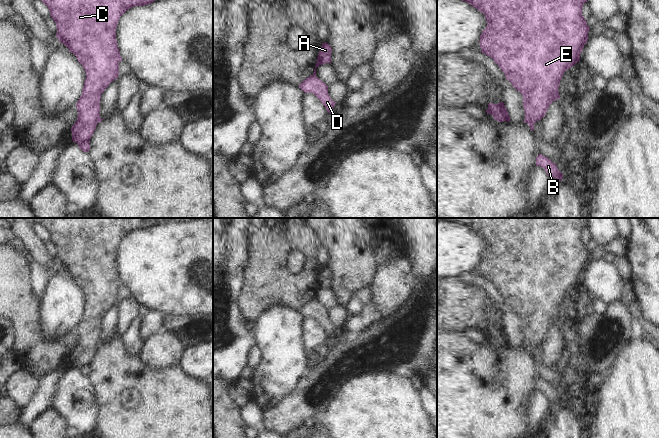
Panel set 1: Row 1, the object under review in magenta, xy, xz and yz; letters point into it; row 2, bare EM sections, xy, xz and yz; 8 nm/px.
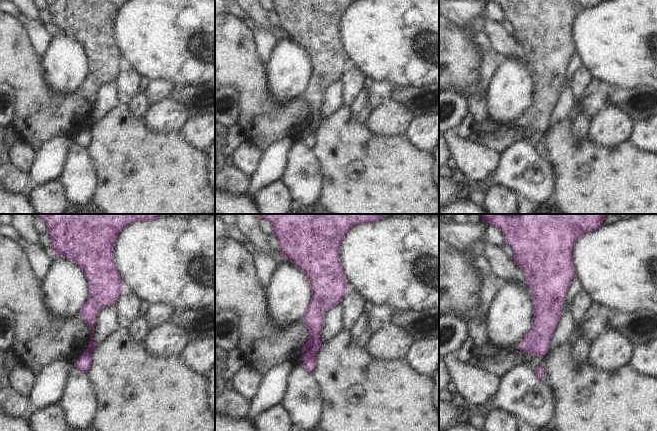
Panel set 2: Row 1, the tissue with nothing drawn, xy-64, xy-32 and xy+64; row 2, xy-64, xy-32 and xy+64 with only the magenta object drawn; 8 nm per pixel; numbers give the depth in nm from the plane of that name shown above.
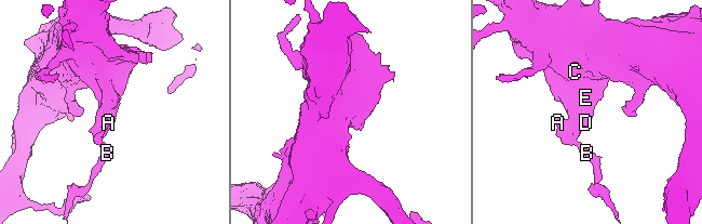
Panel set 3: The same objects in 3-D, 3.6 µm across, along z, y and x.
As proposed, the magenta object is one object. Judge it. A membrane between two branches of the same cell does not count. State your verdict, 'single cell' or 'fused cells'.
fused cells

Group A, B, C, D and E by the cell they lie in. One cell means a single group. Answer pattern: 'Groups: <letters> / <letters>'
Groups: A B / C D E.

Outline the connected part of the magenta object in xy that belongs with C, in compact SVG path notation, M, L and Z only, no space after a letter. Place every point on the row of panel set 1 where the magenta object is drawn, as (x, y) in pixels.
M41 0L49 9L56 23L56 37L73 53L83 66L86 79L82 95L76 103L78 117L71 127L75 143L90 141L97 126L101 94L118 78L122 61L116 40L116 28L120 17L130 8L145 6L155 0Z

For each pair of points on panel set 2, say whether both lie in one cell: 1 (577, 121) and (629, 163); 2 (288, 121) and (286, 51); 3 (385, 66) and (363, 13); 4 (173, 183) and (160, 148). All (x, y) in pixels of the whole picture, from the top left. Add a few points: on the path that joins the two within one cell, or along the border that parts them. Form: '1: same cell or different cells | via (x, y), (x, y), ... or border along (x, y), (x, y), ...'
1: different cells | border along (570, 122), (575, 137), (587, 136)
2: different cells | border along (268, 87), (271, 96), (283, 102), (302, 95)
3: same cell | via (385, 53), (385, 42), (369, 26)
4: same cell | via (164, 174), (160, 170), (160, 157)

